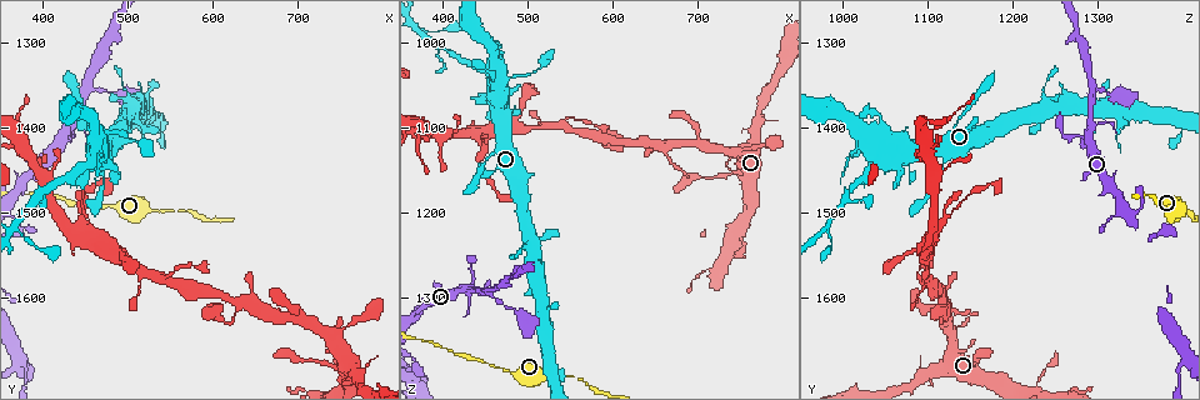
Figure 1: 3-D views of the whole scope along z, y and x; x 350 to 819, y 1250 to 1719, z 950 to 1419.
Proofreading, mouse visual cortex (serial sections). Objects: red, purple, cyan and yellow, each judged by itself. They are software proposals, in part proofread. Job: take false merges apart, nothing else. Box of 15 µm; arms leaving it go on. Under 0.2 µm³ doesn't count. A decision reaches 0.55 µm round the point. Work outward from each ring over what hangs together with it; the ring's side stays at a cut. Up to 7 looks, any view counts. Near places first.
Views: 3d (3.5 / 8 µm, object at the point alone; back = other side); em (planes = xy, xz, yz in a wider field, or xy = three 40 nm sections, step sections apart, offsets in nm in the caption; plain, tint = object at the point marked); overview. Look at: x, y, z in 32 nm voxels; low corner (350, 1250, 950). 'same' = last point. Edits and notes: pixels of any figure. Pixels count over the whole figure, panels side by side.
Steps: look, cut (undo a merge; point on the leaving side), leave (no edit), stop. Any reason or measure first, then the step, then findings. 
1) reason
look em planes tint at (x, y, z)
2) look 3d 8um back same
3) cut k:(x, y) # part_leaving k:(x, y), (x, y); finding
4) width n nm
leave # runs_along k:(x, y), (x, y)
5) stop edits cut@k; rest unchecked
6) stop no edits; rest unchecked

a narrow waist
look 3d 3.5um at (560, 1495, 1390)

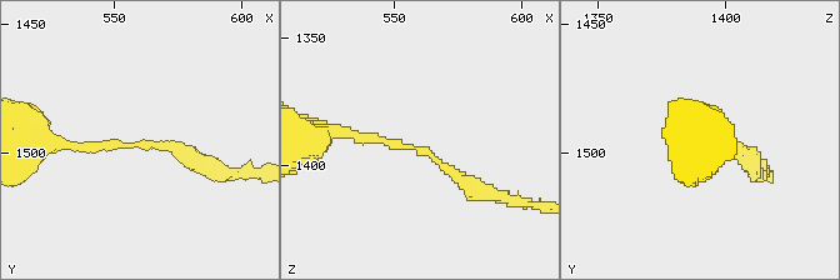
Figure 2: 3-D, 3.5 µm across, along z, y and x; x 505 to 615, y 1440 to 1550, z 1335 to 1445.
arm_widths 150, 200 nm; now the EM
look em xy step 3 tint at (556, 1497, 1391)

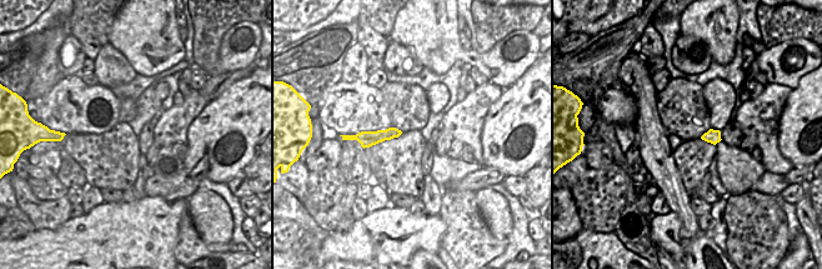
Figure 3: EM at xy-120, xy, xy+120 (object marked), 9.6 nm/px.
leave # runs_along 2:(325, 135), (410, 144), (479, 189); one cell here

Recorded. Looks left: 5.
calibre changes
look 3d 3.5um at (470, 1495, 1380)

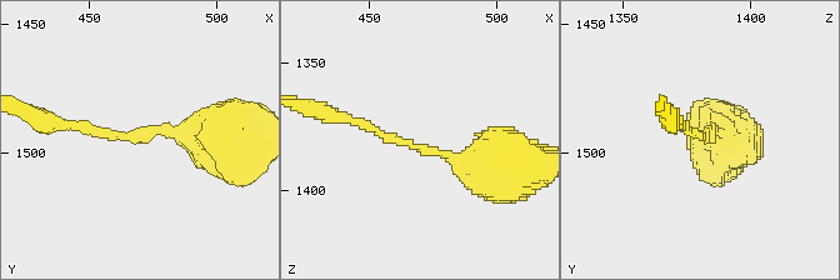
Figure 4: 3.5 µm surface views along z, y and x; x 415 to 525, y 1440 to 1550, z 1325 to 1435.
arm_widths 150, 450 nm
look em xy step 2 tint at (470, 1494, 1382)

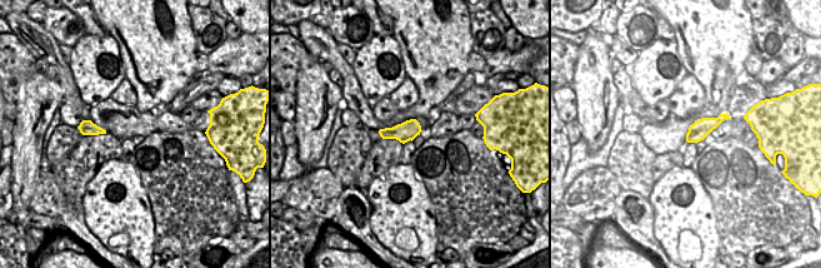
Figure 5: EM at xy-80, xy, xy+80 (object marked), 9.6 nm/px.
leave # runs_along 4:(498, 154), (460, 164), (349, 119); all the same cell

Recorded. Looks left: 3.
small branch off a trunk
look 3d 3.5um at (450, 1525, 1110)

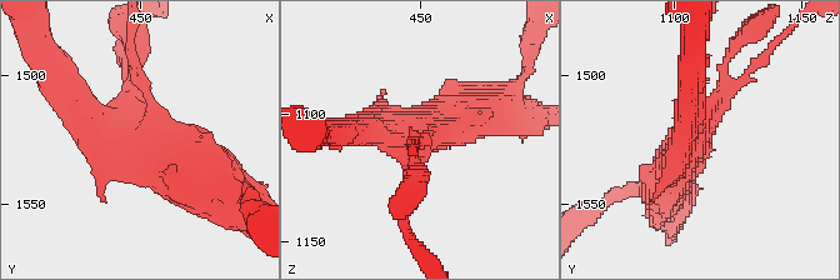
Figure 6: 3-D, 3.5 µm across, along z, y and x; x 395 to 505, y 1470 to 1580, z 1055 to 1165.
look em xy step 3 plain at (452, 1525, 1107)

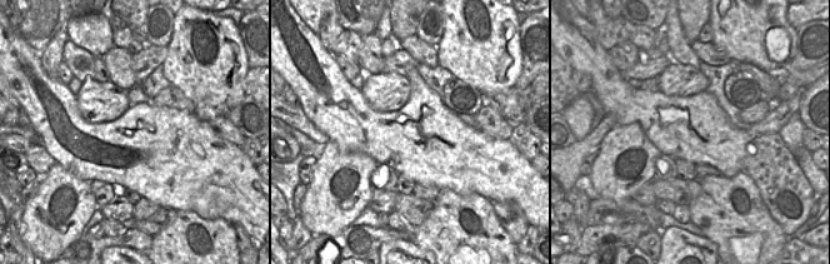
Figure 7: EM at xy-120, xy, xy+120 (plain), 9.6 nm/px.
with the object marked
look em xy step 3 tint same

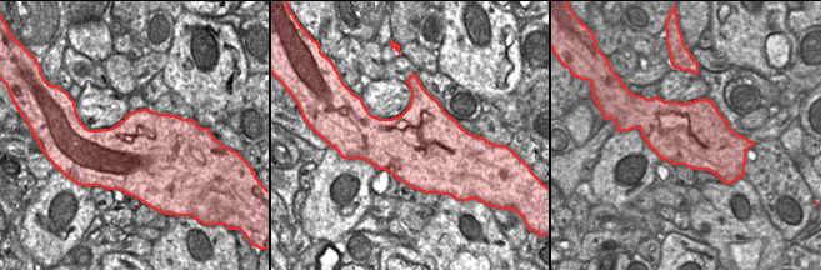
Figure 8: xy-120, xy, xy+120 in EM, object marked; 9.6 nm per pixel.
leave # runs_along 6:(211, 175), (111, 136), (74, 94); all the same cell

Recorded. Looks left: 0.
stop no edits; rest unchecked

